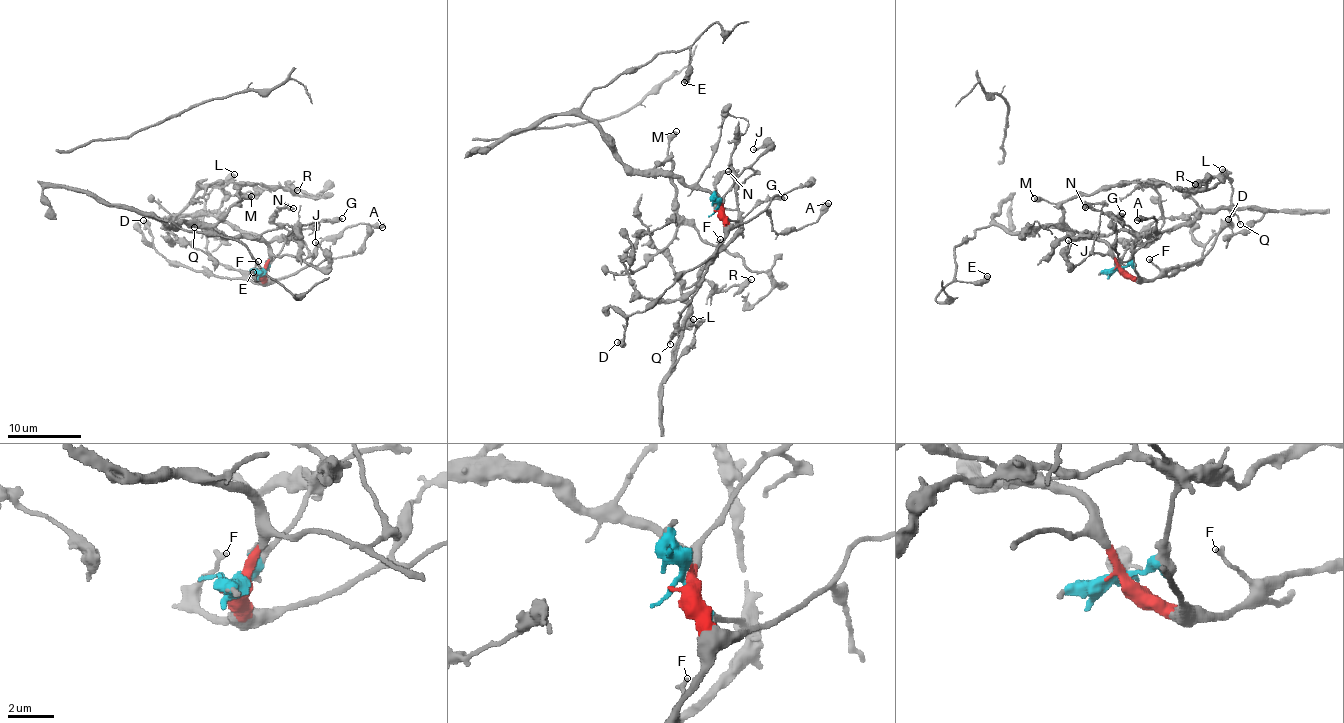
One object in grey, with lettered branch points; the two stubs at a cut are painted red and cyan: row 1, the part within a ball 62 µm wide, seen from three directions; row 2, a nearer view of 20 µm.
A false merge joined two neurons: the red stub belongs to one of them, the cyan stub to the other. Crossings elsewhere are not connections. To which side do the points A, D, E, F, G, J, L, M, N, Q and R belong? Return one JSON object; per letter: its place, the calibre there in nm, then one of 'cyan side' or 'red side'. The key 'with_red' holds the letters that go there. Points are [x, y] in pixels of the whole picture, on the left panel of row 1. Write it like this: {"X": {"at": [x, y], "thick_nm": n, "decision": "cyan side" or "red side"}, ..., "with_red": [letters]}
{"A": {"at": [382, 227], "thick_nm": 650, "decision": "red side"}, "D": {"at": [143, 220], "thick_nm": 320, "decision": "red side"}, "E": {"at": [253, 272], "thick_nm": 600, "decision": "red side"}, "F": {"at": [258, 261], "thick_nm": 180, "decision": "red side"}, "G": {"at": [342, 218], "thick_nm": 400, "decision": "cyan side"}, "J": {"at": [315, 242], "thick_nm": 200, "decision": "red side"}, "L": {"at": [234, 174], "thick_nm": 600, "decision": "red side"}, "M": {"at": [251, 196], "thick_nm": 550, "decision": "red side"}, "N": {"at": [293, 208], "thick_nm": 320, "decision": "cyan side"}, "Q": {"at": [194, 227], "thick_nm": 120, "decision": "red side"}, "R": {"at": [297, 190], "thick_nm": 460, "decision": "cyan side"}, "with_red": ["A", "D", "E", "F", "J", "L", "M", "Q"]}

